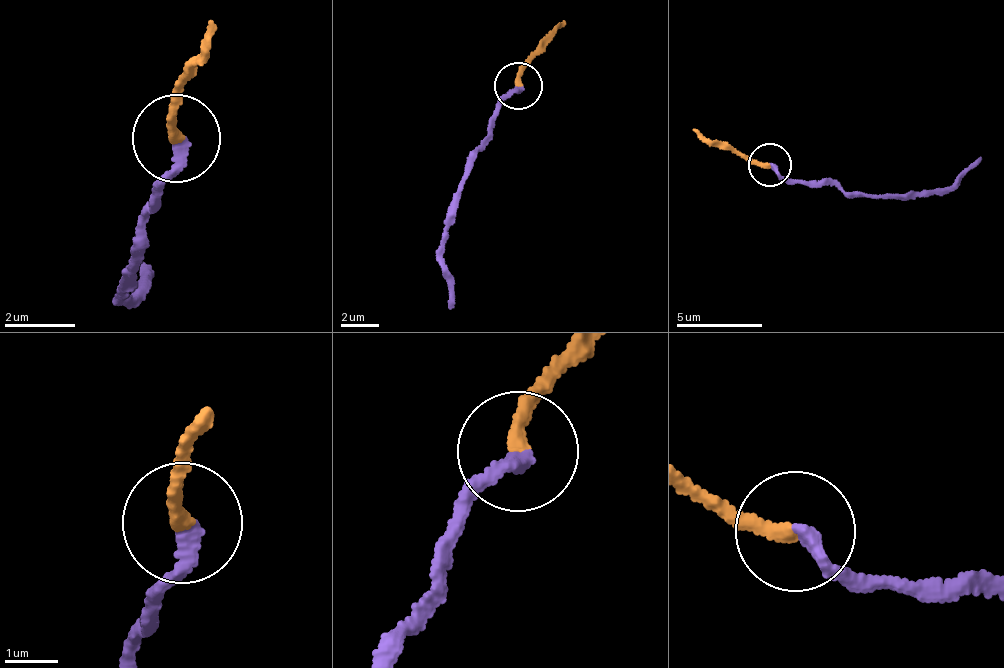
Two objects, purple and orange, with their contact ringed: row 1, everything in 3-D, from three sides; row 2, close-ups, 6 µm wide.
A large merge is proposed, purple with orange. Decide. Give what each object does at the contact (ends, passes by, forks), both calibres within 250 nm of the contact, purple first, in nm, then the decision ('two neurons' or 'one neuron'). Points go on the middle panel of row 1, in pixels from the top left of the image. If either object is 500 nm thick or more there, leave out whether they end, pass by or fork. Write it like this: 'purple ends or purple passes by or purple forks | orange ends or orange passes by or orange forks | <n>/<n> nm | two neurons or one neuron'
purple ends | orange ends | 280/240 nm | one neuron

